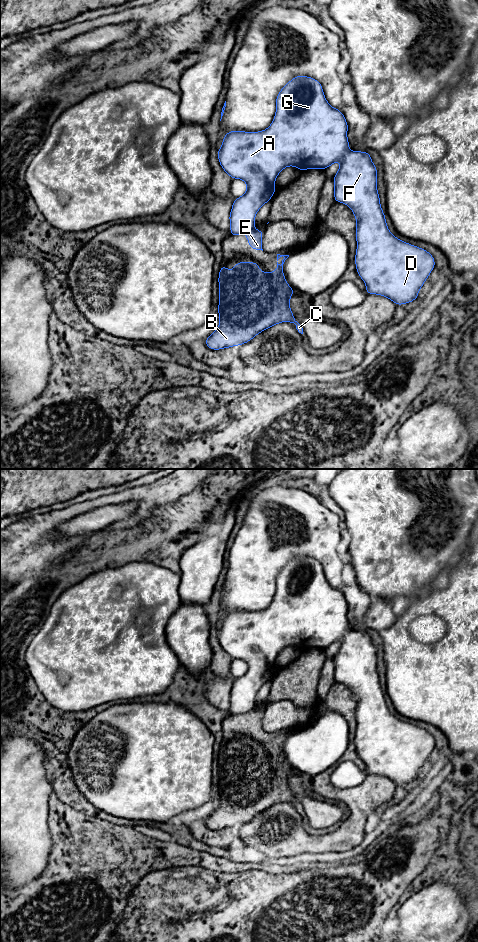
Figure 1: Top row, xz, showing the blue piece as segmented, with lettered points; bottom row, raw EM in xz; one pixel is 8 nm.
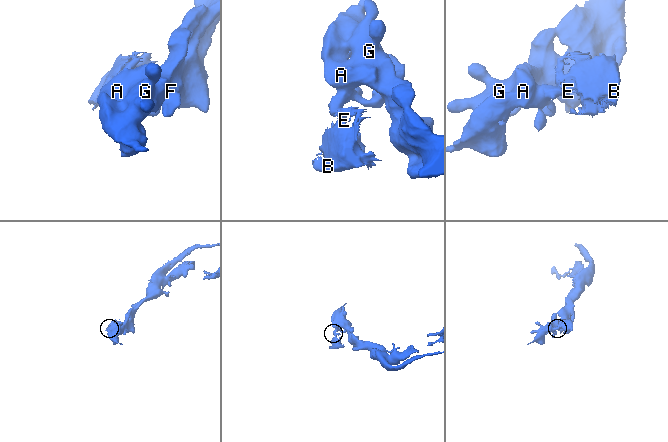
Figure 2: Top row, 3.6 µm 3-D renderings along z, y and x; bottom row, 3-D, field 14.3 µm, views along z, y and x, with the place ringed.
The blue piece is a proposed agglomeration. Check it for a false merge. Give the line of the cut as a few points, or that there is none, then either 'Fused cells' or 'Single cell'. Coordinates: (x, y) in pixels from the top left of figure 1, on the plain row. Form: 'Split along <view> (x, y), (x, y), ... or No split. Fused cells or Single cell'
Split along xz (253, 708), (245, 713). Fused cells

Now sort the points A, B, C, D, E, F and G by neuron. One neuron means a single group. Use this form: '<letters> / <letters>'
A D F G / B C E

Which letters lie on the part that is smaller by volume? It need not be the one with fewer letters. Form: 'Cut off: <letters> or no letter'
Cut off: B, C, E

